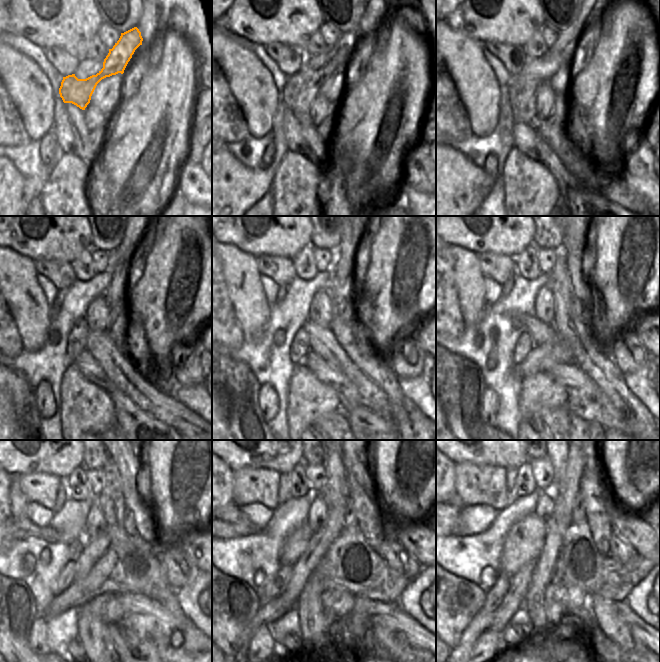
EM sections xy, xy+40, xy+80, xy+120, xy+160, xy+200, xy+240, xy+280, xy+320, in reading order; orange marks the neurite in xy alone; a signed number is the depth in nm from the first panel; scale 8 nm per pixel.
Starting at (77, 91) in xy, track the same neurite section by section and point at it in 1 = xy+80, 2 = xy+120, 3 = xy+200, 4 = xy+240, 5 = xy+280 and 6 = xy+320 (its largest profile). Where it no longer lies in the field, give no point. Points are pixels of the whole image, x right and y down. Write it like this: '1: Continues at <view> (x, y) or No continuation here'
1: Continues at xy+80 (523, 98)
2: Continues at xy+120 (77, 340)
3: Continues at xy+200 (524, 345)
4: Continues at xy+240 (68, 575)
5: Continues at xy+280 (282, 579)
6: Continues at xy+320 (481, 622)

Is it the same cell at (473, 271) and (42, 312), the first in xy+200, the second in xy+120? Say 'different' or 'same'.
same

